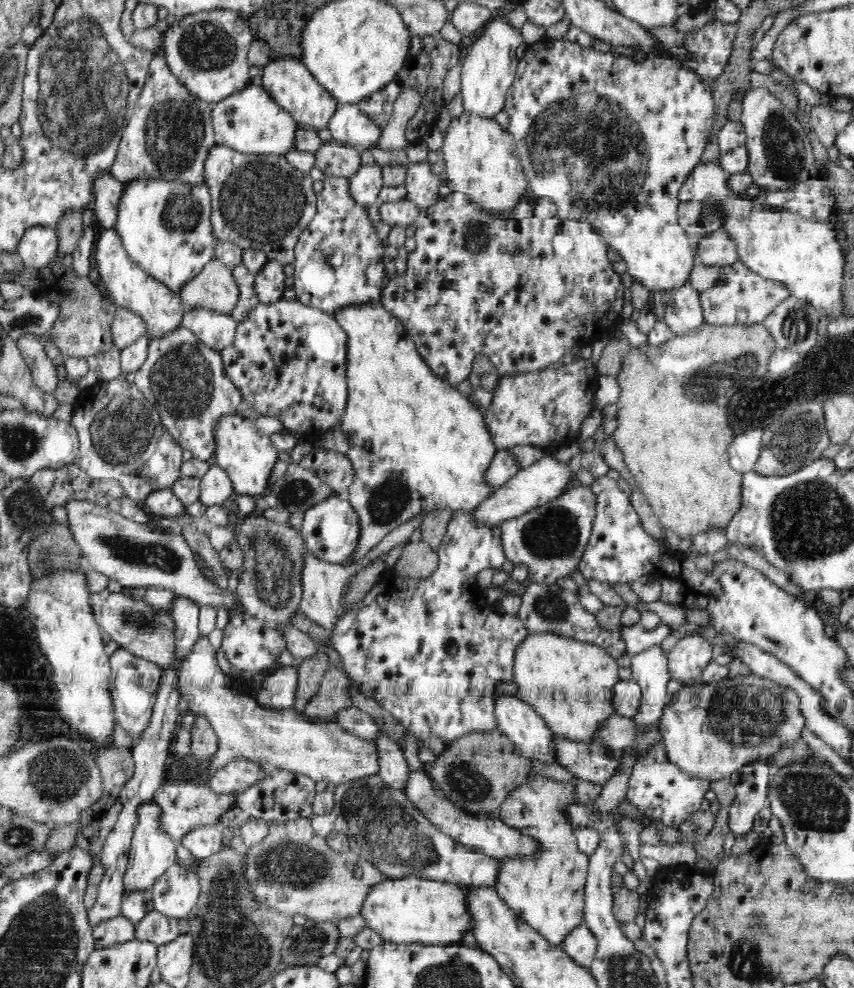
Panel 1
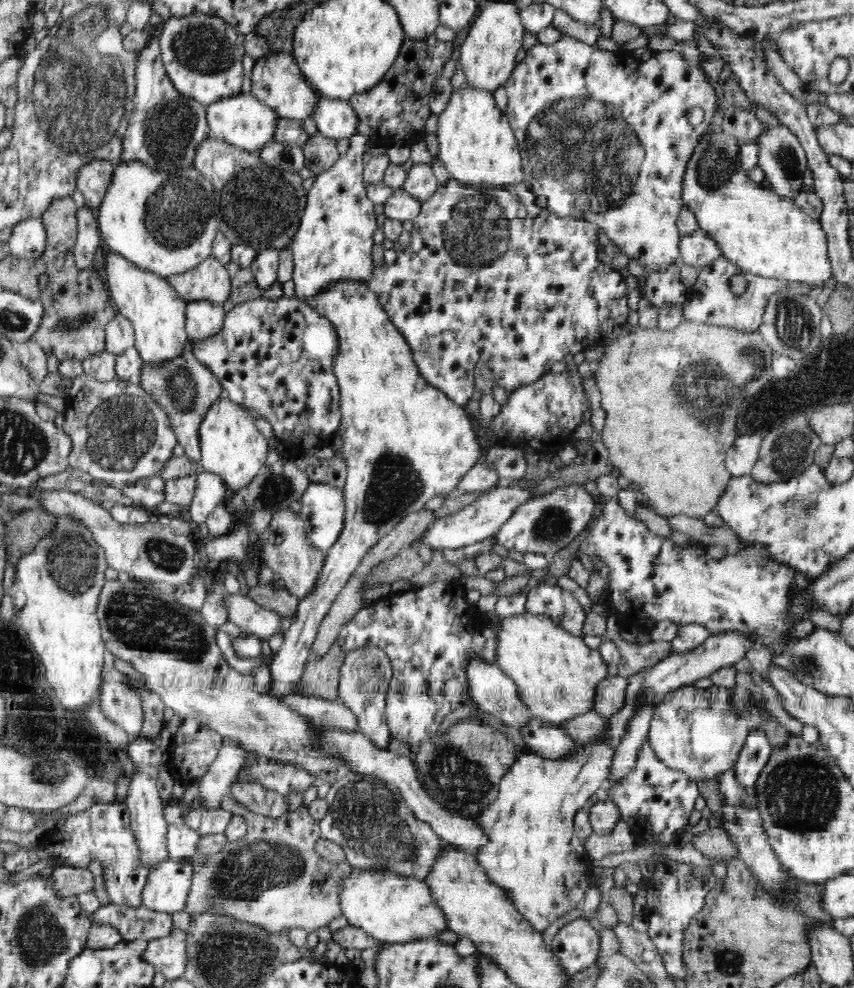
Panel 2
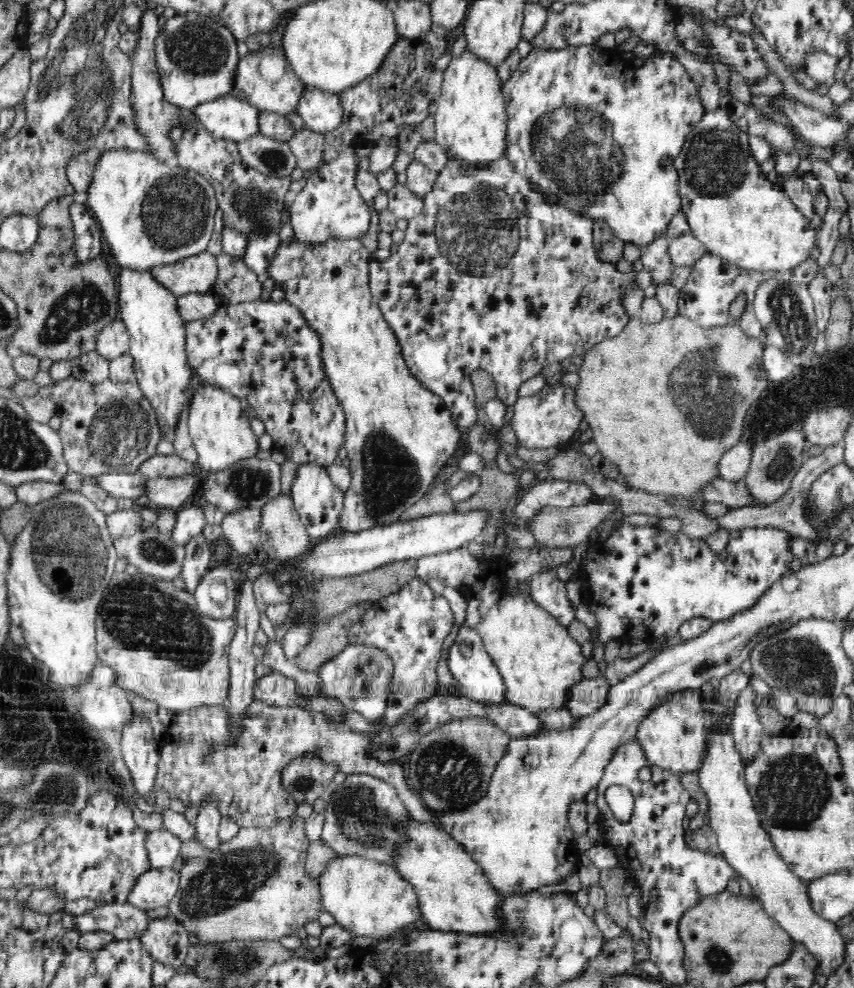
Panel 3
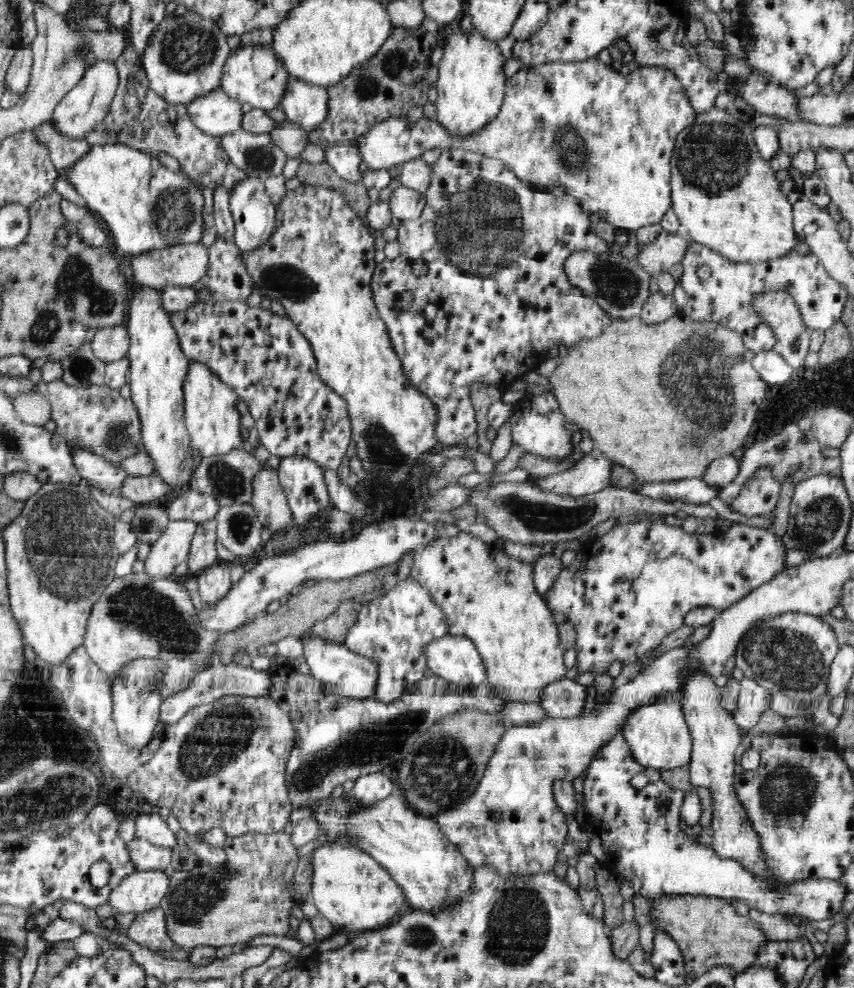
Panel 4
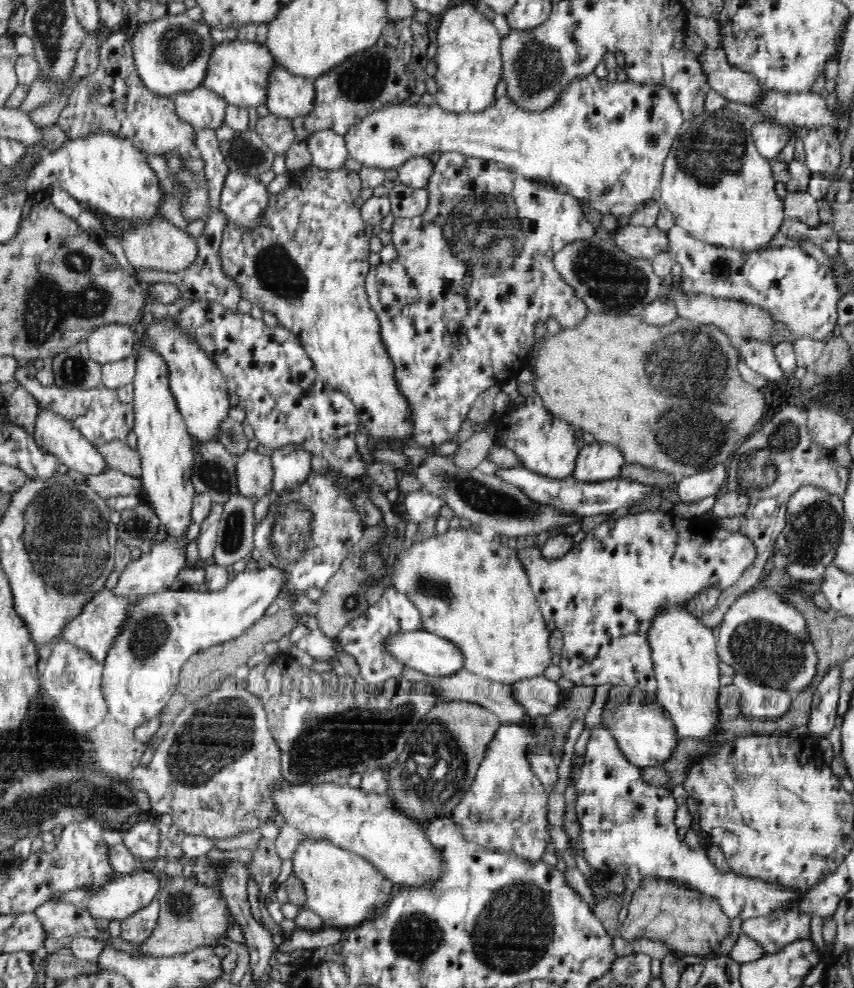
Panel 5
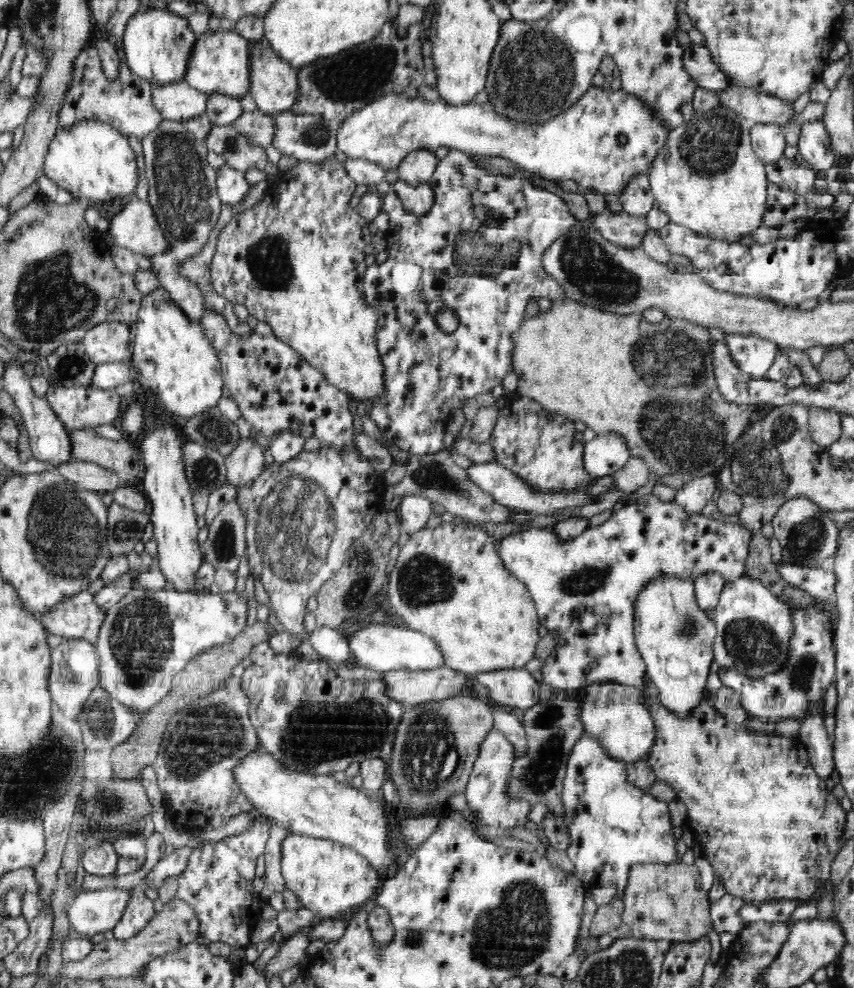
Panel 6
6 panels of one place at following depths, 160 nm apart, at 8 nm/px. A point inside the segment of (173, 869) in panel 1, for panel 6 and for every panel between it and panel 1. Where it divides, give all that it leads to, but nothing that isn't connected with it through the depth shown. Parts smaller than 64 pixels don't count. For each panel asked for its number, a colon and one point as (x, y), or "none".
2: (168, 885)
3: (156, 888)
4: (140, 892)
5: (129, 893)
6: (93, 912)

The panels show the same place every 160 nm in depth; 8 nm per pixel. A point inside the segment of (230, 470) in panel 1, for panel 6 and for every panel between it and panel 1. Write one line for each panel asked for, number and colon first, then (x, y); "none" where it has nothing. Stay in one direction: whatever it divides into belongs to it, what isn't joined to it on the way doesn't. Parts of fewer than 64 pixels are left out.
2: (231, 445)
3: (221, 433)
4: (213, 423)
5: (201, 392)
6: (171, 355)

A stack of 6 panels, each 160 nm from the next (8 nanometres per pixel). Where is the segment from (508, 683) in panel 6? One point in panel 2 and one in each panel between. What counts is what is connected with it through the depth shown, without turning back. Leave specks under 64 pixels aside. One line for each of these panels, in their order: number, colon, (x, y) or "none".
2: (611, 696)
3: (590, 695)
4: (566, 698)
5: (542, 697)

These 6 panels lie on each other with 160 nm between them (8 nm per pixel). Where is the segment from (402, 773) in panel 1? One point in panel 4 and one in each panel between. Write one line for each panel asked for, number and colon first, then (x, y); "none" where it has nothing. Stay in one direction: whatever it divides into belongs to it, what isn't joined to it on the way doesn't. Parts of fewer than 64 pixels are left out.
2: (364, 681)
3: (359, 678)
4: (349, 674)

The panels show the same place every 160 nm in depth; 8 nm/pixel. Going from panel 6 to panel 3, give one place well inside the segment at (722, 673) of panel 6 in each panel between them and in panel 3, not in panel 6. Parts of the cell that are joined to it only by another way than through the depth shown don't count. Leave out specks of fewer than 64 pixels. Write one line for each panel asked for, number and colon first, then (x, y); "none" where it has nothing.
3: (747, 731)
4: (753, 699)
5: (757, 702)

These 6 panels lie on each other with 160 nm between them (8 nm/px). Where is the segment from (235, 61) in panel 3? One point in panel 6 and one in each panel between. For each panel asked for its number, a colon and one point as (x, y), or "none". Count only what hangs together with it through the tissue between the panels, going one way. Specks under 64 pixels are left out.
4: (184, 60)
5: (172, 55)
6: (157, 45)

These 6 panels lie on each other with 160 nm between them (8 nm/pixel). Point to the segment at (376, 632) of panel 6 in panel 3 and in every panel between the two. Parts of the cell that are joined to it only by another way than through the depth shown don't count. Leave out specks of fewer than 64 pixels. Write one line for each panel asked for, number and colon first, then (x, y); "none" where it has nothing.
3: (479, 679)
4: (455, 659)
5: (424, 651)

